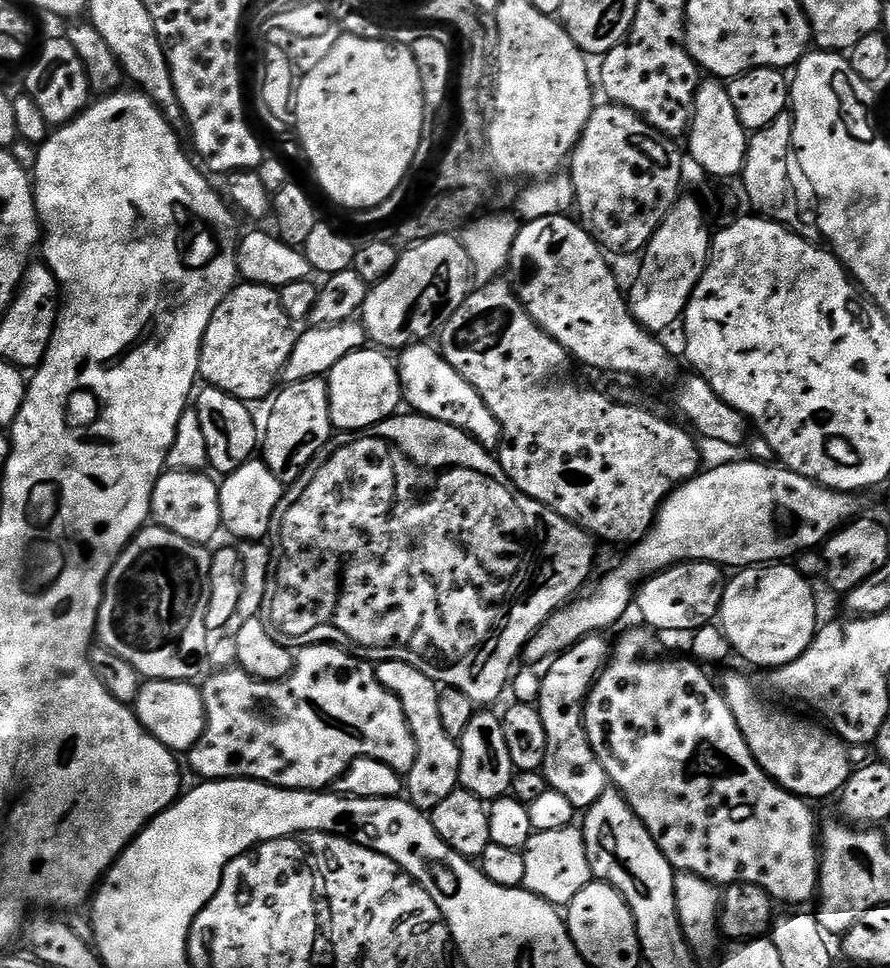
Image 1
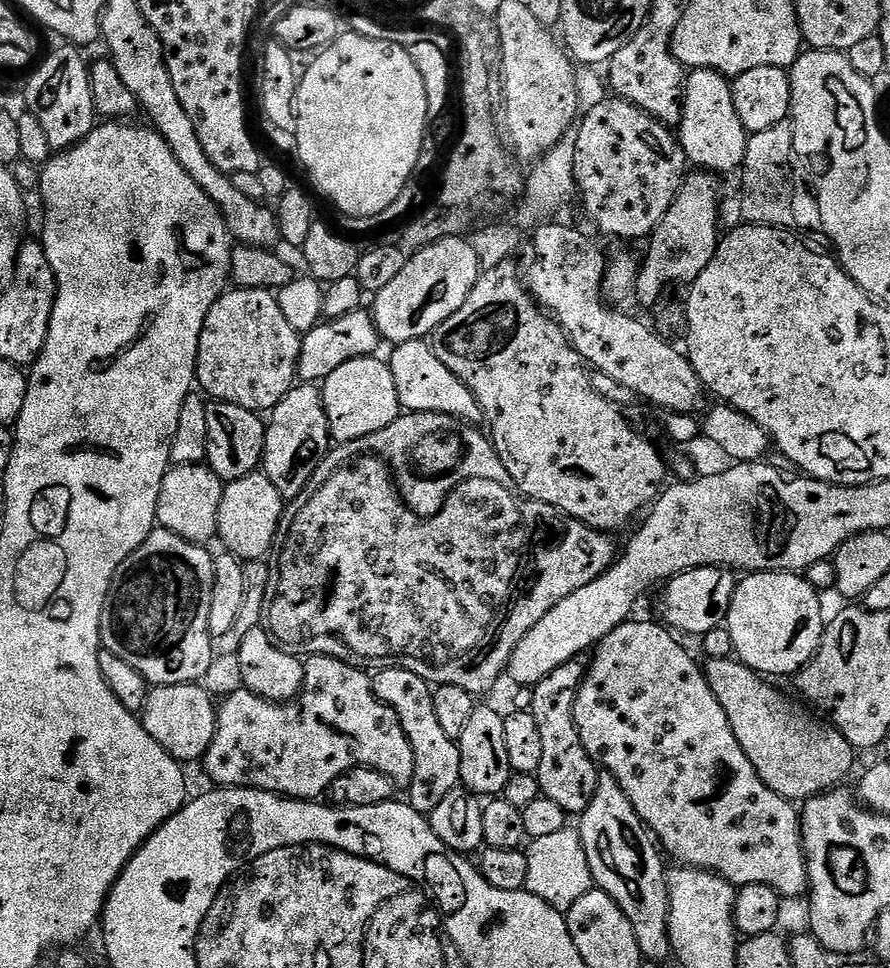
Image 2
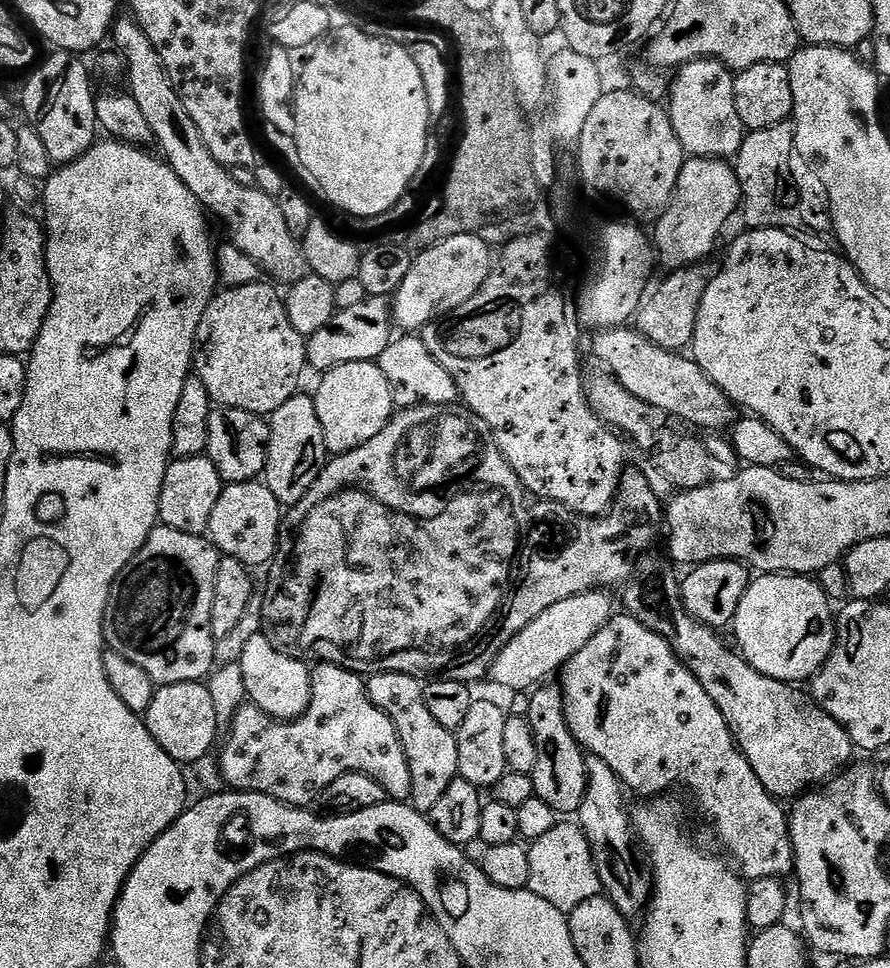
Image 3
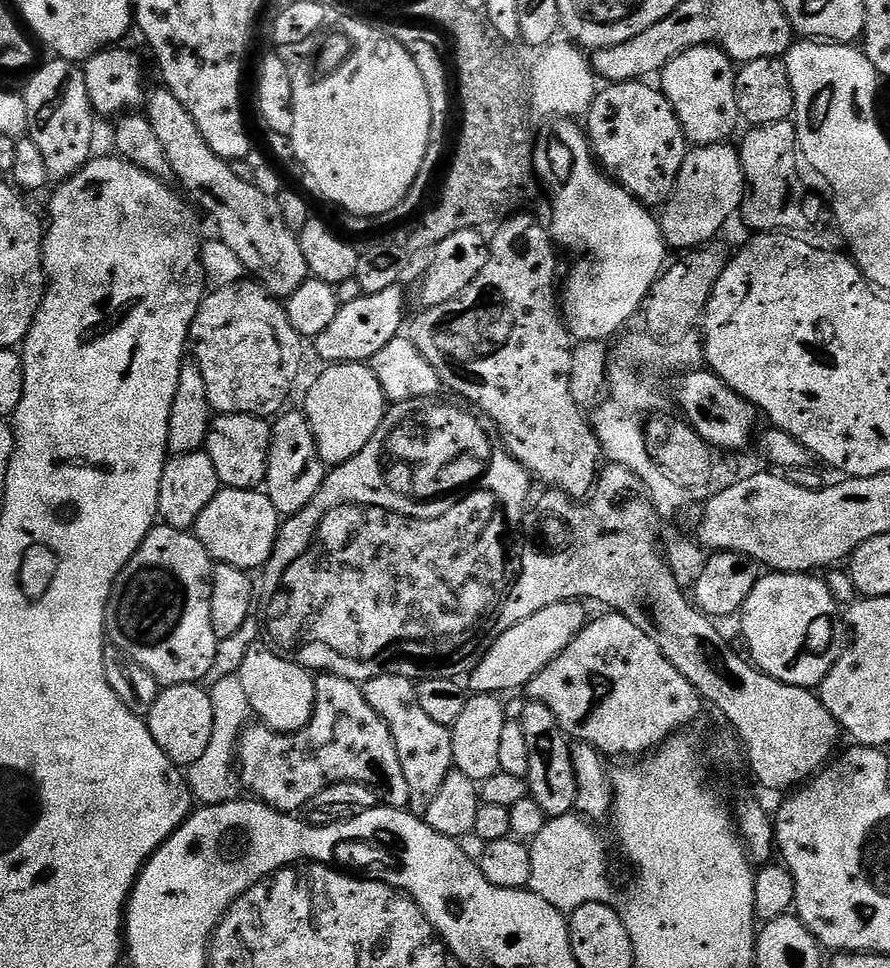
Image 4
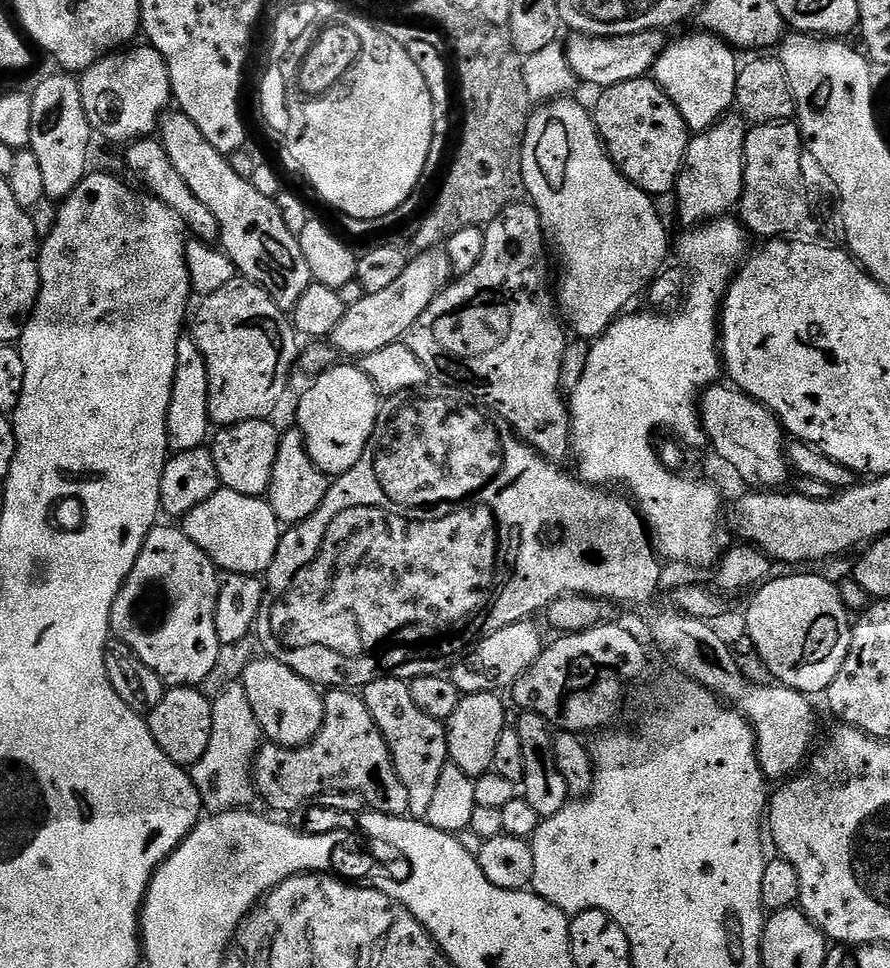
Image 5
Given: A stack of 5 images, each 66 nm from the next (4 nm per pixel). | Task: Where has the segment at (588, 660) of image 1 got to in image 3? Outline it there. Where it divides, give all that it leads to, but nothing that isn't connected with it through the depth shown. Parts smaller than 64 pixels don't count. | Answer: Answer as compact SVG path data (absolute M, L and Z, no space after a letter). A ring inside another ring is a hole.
M540 686L528 696L530 730L534 730L534 746L538 750L531 778L536 796L561 817L568 818L579 813L582 798L586 794L588 775L584 762L585 751L570 734L564 717L564 694L559 687Z

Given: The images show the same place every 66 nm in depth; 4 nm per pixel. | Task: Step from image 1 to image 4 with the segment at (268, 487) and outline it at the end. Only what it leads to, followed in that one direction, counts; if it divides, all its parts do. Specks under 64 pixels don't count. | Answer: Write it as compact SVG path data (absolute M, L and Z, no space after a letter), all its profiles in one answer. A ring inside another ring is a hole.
M221 487L210 506L198 514L194 535L202 542L202 546L206 546L216 564L260 570L272 556L281 523L280 512L274 502L270 502L267 492L255 488Z

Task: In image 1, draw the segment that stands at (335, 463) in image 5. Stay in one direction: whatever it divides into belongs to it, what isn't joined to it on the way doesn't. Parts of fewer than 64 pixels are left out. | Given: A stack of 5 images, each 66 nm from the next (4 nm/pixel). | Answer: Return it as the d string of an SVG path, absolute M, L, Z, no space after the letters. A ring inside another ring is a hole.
M375 346L359 348L354 354L346 354L338 366L328 373L328 397L333 429L348 434L364 434L397 415L402 404L400 370L395 359L387 351Z

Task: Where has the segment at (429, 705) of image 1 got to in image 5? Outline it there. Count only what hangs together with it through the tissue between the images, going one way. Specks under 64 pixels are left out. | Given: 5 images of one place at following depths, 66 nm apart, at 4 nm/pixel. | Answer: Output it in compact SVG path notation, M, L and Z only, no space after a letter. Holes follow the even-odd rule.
M393 676L378 678L362 689L362 695L366 710L370 710L370 718L374 718L378 730L382 730L386 738L394 770L398 770L398 778L402 778L402 786L406 786L406 795L410 797L408 816L427 817L434 785L442 775L442 766L450 763L445 721L430 718L430 714L422 714L422 710L418 710L414 698L410 698L407 680L399 680Z

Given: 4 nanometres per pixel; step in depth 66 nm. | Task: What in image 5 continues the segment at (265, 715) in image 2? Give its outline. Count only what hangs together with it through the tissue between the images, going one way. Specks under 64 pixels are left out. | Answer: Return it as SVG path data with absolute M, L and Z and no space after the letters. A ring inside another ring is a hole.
M333 688L324 696L324 721L318 730L318 734L309 744L304 744L300 748L282 748L271 742L261 743L260 750L256 753L256 761L252 763L252 782L256 785L257 797L261 801L264 799L276 812L296 812L307 800L308 803L315 801L316 797L324 792L353 792L363 798L365 805L371 811L381 812L387 816L408 816L408 807L410 806L410 797L406 795L406 786L402 786L402 778L398 778L398 770L394 770L392 755L386 746L386 738L382 734L382 730L378 730L374 718L370 718L370 710L366 710L366 702L363 695L346 688Z

